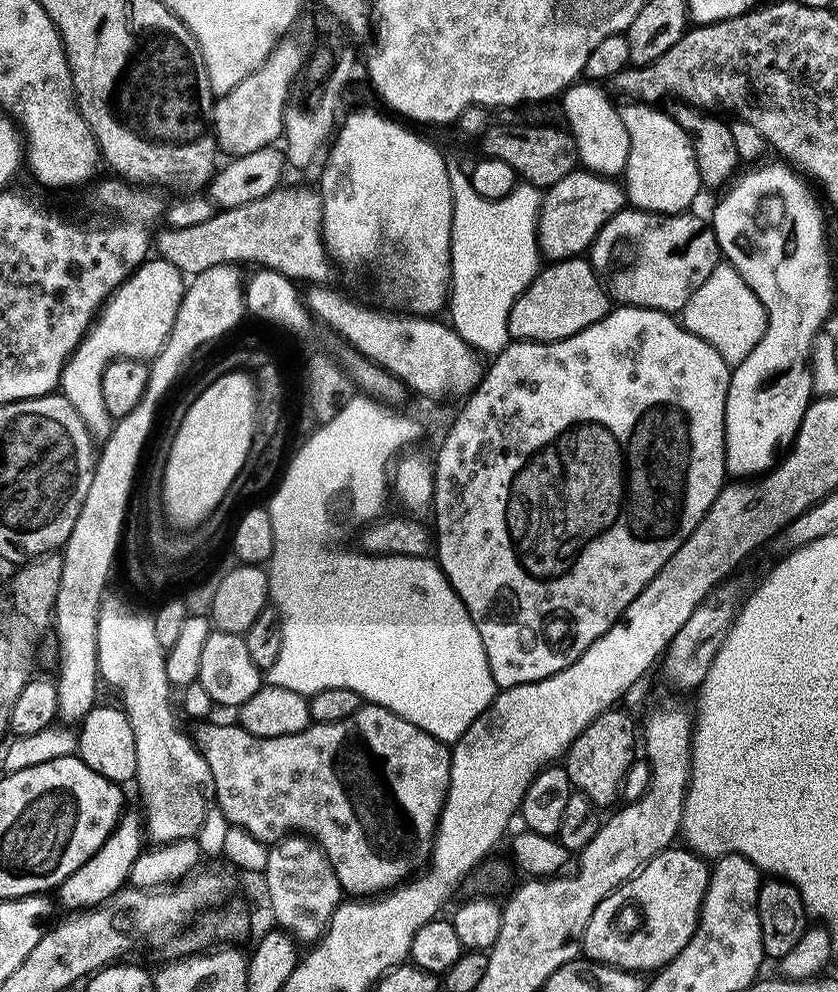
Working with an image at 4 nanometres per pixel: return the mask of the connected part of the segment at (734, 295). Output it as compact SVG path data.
M721 262L716 265L710 278L706 278L706 282L702 282L702 286L690 294L690 302L686 302L682 310L682 323L689 332L714 346L725 362L735 366L742 363L764 337L768 316L764 313L762 302L754 290L746 286L738 270L734 270L727 262Z

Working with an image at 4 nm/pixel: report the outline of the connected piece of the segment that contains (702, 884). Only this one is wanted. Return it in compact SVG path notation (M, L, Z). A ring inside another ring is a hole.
M673 846L658 853L626 883L598 902L584 931L583 955L597 964L610 964L637 974L643 973L643 968L663 968L694 934L709 875L709 865L687 847Z

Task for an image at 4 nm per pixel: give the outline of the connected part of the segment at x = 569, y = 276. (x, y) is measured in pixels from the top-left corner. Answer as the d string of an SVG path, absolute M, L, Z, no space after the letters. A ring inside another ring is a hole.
M584 258L557 260L541 267L510 306L508 334L518 340L565 340L598 322L610 311L610 297L596 269Z

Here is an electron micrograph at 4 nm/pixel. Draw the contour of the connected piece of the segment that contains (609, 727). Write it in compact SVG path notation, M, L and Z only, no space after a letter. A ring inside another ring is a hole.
M609 710L594 718L594 722L574 738L562 760L573 789L600 810L611 809L617 803L615 800L621 799L624 776L638 756L638 724L626 713L616 711Z

